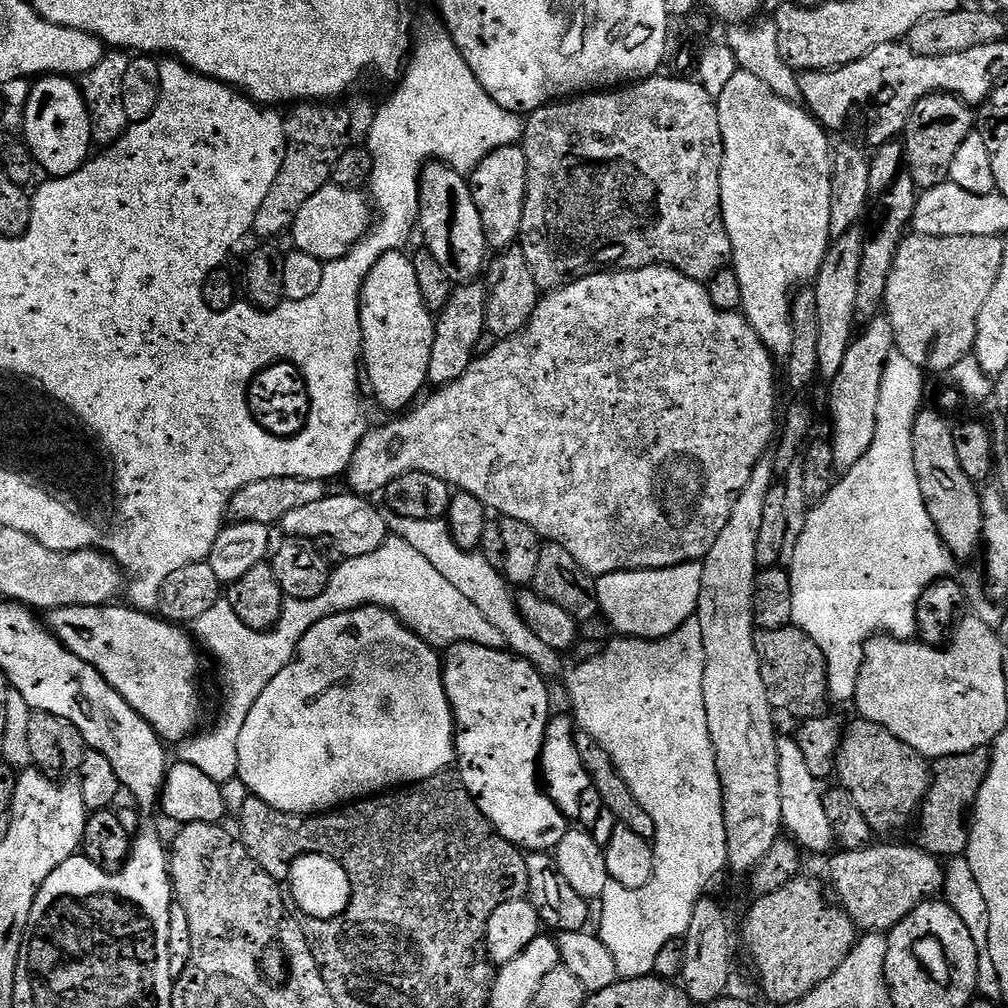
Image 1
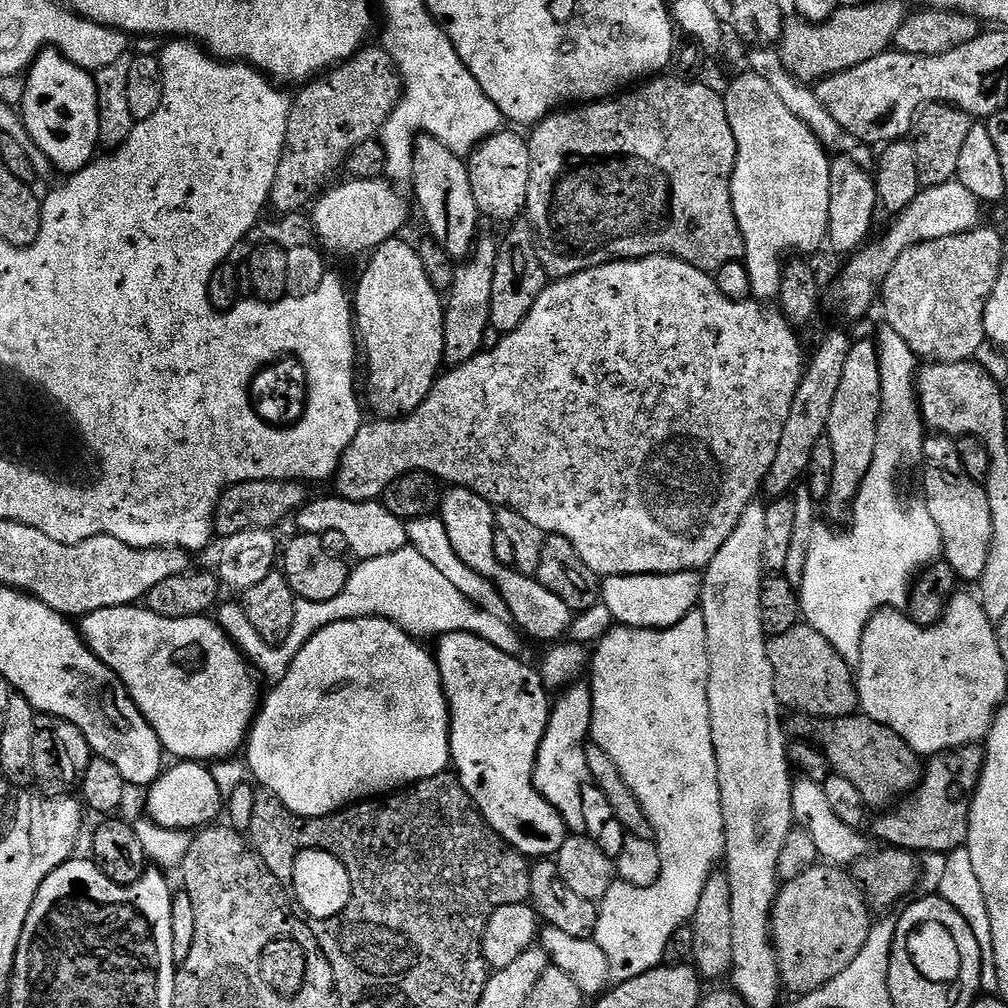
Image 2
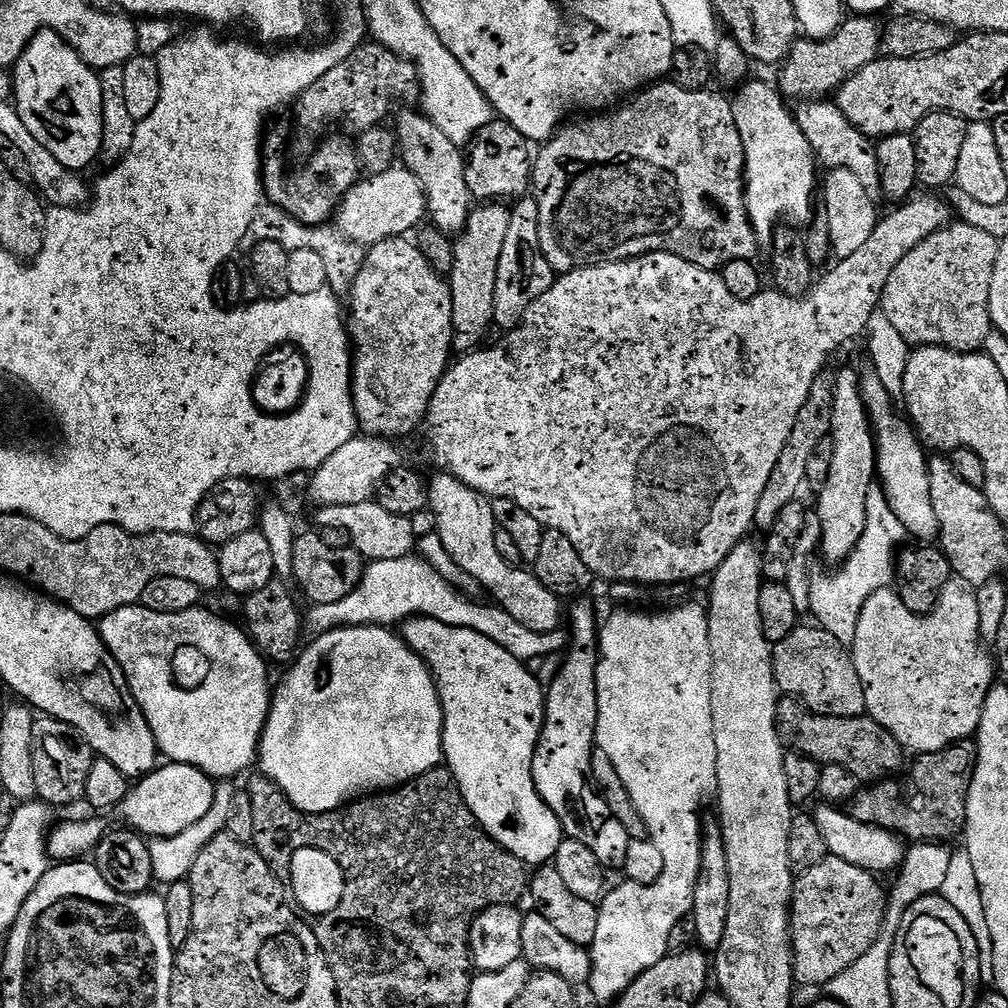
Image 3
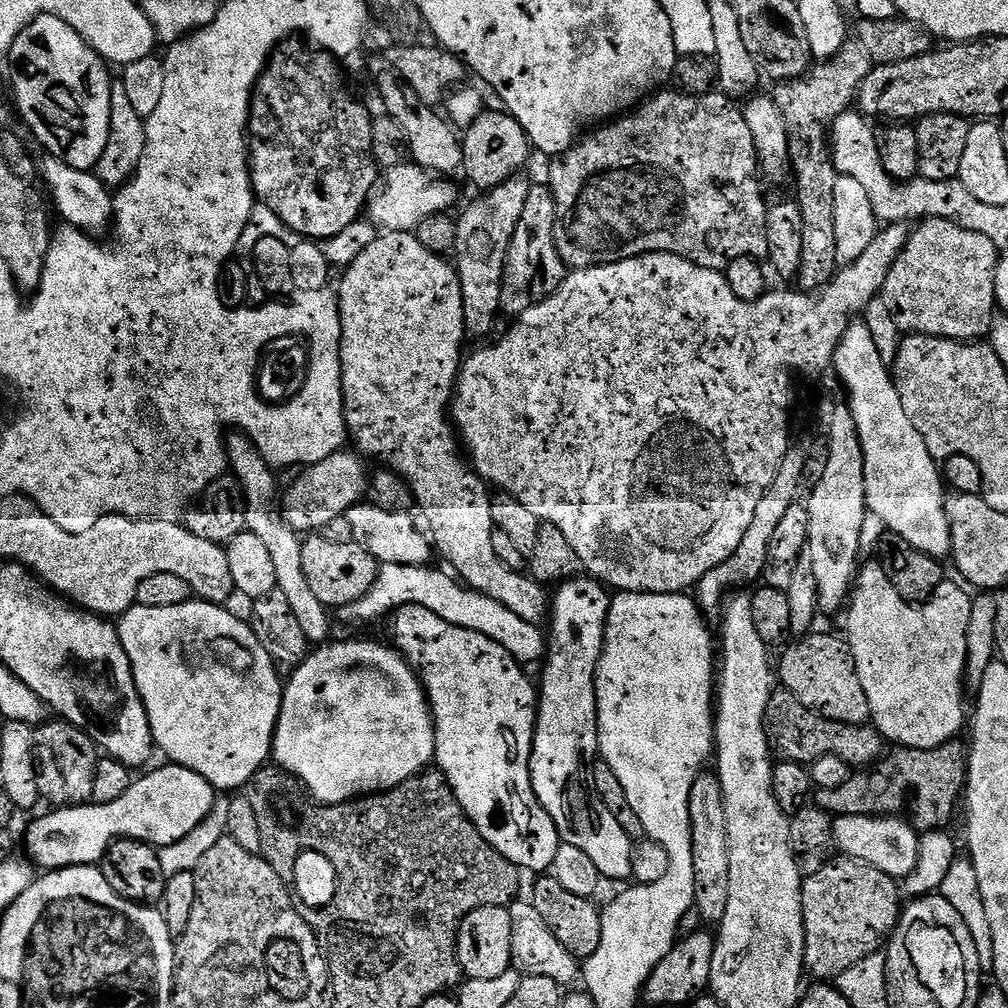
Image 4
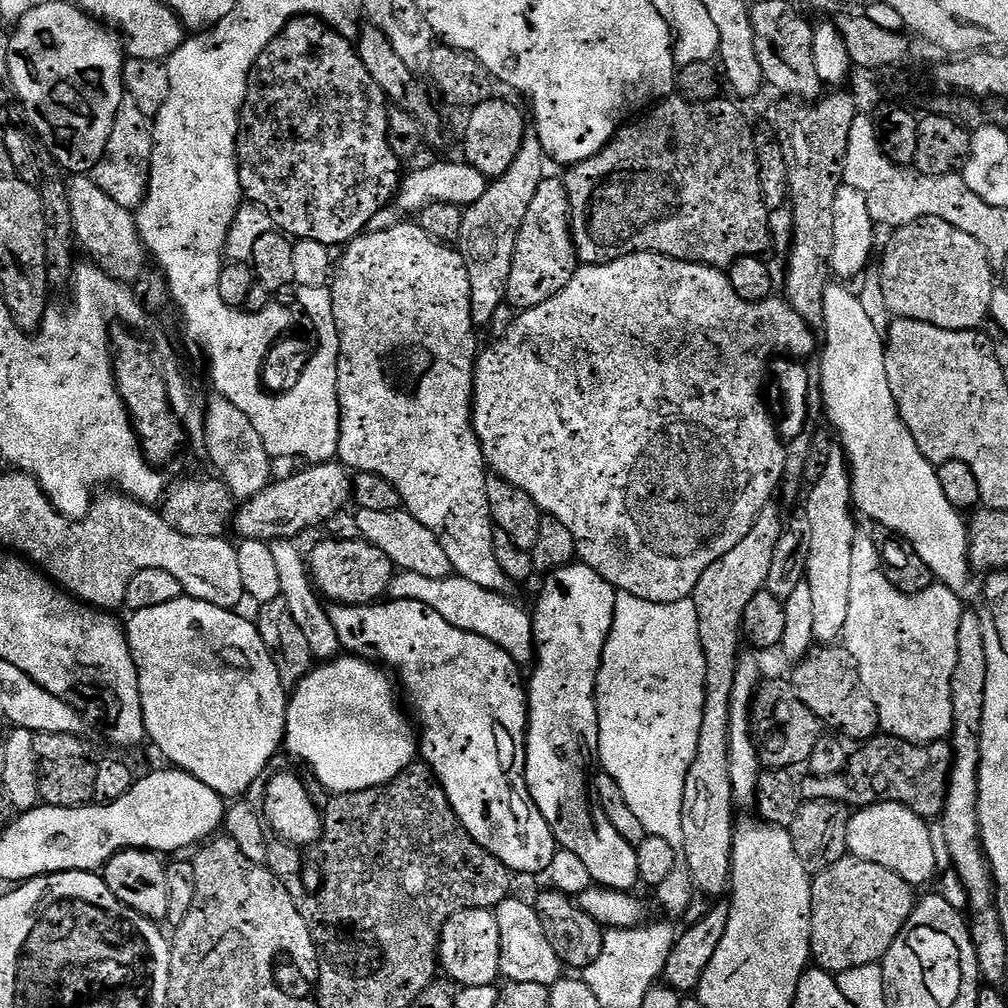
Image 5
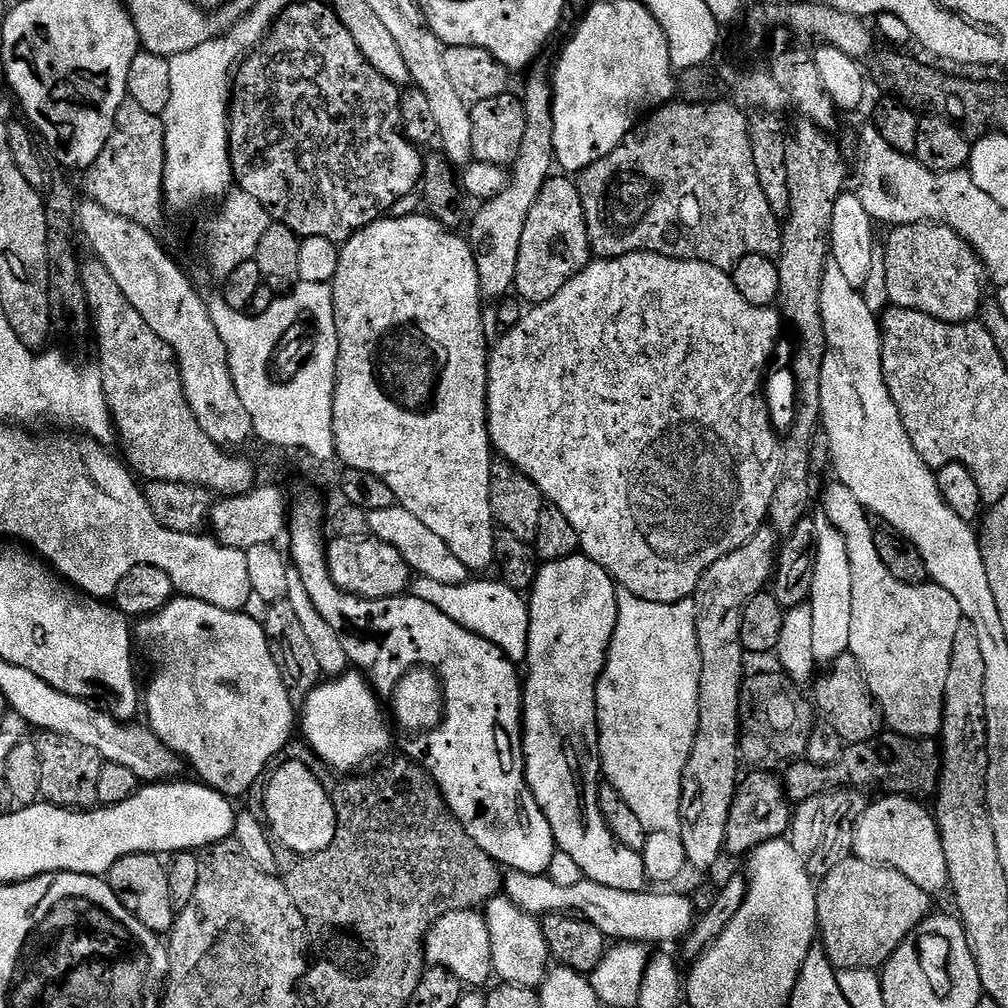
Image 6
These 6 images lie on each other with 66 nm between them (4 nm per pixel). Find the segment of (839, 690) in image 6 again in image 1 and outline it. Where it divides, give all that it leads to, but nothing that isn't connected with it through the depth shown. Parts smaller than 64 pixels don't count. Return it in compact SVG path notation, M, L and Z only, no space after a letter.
M801 628L757 631L756 649L762 666L762 682L766 682L766 694L777 713L789 712L803 722L829 711L828 663L822 650L818 650Z

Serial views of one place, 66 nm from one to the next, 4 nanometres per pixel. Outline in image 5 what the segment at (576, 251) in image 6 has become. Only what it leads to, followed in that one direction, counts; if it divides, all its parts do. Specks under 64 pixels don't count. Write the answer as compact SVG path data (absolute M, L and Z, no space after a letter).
M545 178L530 201L530 210L526 210L526 218L522 218L522 226L518 230L514 262L510 266L507 303L516 310L542 306L542 302L554 298L554 294L572 281L577 267L566 186L563 179Z

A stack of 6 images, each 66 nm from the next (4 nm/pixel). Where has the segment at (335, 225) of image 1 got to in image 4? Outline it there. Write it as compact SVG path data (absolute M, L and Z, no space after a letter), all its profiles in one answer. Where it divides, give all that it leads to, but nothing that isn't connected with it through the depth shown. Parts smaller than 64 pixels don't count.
M411 162L399 164L387 169L385 176L388 177L385 180L383 177L378 191L371 197L366 208L371 223L384 232L415 233L416 227L423 220L447 213L448 207L456 200L456 188L448 181L451 179L430 172L426 168L420 168L417 164Z

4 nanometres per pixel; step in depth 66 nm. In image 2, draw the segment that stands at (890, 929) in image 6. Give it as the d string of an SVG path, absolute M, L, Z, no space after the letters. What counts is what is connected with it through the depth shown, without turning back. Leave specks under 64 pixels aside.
M817 862L798 878L783 881L772 903L772 947L776 950L780 983L796 996L838 978L862 954L862 946L870 938L873 909L860 885L844 872L843 867Z

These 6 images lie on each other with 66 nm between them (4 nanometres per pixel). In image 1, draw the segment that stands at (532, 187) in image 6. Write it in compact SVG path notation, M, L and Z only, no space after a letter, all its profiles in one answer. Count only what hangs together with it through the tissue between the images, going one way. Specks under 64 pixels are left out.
M464 282L453 287L450 302L446 302L443 312L435 317L436 337L434 350L430 350L430 370L428 384L443 386L453 384L476 359L478 338L486 330L488 319L488 294L485 285L480 282Z

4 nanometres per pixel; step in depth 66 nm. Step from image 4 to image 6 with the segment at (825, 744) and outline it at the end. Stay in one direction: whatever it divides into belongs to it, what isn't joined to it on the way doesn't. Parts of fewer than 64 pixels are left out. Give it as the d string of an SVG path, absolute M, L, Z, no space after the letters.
M780 670L745 675L744 684L740 687L740 755L745 765L752 764L748 766L756 770L776 770L779 764L787 766L807 753L814 727L814 708L809 697L800 692L803 691Z

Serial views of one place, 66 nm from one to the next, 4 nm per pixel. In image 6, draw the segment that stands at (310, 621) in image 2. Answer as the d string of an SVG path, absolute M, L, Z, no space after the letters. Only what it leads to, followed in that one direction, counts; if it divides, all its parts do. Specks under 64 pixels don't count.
M420 578L411 585L410 592L411 595L422 598L422 602L438 606L438 610L442 610L446 618L458 622L458 626L468 632L473 632L486 642L494 642L494 646L498 646L498 650L502 650L513 664L523 665L528 659L529 601L499 579L484 579L488 578L472 578L466 584L443 584Z

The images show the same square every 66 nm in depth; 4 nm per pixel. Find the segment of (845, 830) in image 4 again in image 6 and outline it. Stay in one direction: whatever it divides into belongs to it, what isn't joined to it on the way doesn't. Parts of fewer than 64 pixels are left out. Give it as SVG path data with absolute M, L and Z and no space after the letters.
M907 796L883 797L867 805L851 831L851 851L855 859L885 864L887 868L898 870L898 874L906 874L914 886L936 894L949 887L946 870L946 850L942 850L940 828L936 825L936 817L931 811L923 808L921 801Z

